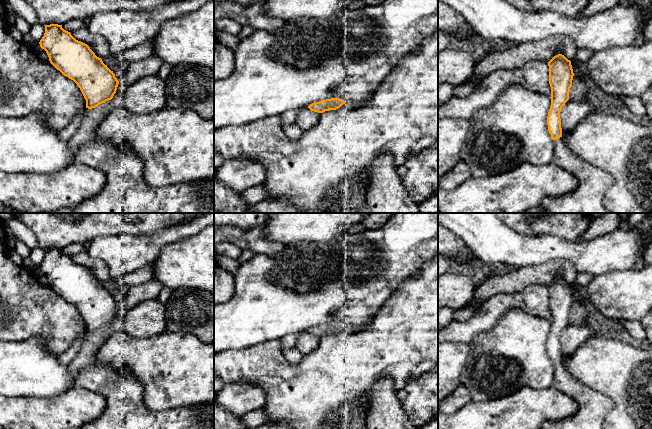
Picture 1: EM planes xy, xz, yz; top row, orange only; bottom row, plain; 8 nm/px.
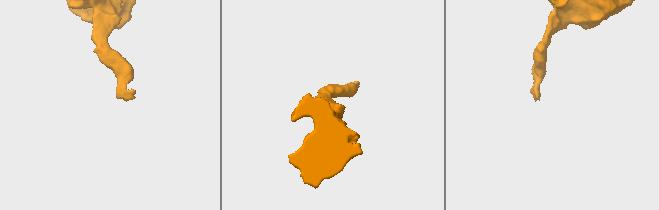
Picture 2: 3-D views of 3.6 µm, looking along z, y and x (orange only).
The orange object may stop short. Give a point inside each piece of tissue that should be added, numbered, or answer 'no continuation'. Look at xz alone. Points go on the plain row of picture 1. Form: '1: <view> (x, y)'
no continuation

